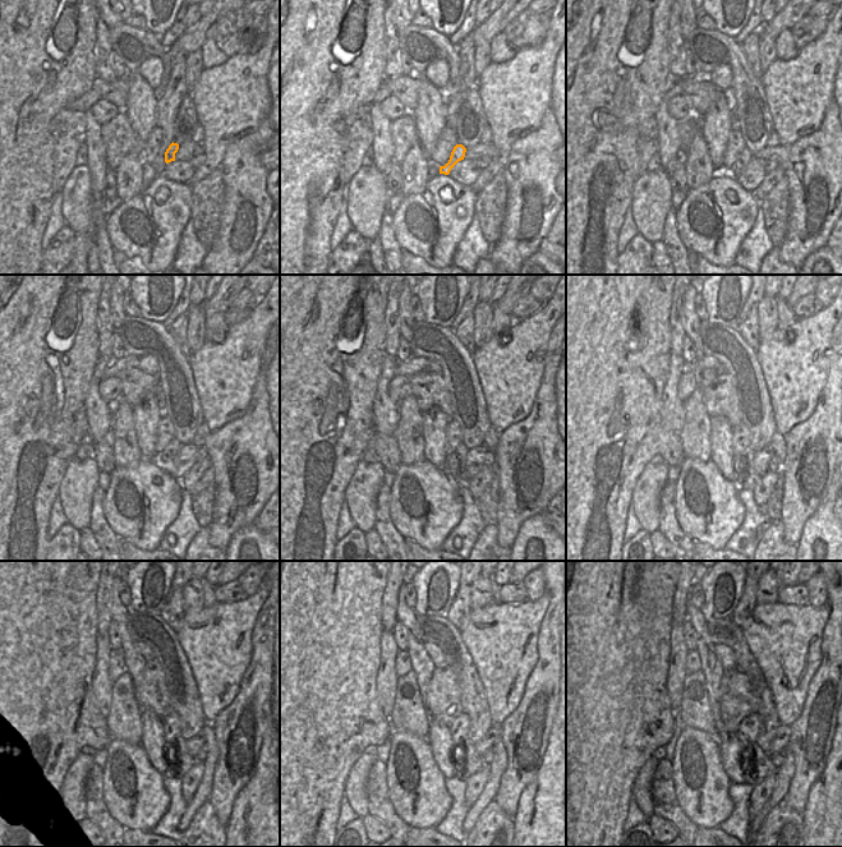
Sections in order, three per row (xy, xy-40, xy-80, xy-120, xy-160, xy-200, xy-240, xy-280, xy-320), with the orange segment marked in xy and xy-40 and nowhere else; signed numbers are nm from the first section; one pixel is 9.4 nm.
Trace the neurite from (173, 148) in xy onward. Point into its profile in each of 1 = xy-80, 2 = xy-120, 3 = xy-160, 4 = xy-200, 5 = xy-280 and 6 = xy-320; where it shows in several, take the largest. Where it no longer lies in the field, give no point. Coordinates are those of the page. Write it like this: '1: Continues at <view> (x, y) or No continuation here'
1: Continues at xy-80 (736, 170)
2: Continues at xy-120 (170, 451)
3: Continues at xy-160 (455, 461)
4: Continues at xy-200 (741, 461)
5: Continues at xy-280 (474, 763)
6: Continues at xy-320 (763, 767).

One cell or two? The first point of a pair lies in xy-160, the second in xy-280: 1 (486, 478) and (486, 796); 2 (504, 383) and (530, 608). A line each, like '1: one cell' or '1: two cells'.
1: two cells
2: one cell

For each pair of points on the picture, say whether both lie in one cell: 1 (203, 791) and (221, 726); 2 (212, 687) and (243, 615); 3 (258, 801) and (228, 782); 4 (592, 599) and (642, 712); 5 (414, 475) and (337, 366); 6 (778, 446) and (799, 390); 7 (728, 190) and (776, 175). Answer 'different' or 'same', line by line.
1: different
2: same
3: different
4: same
5: different
6: different
7: different

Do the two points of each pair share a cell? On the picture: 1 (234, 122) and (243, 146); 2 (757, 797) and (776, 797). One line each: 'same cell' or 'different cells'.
1: different cells
2: different cells

